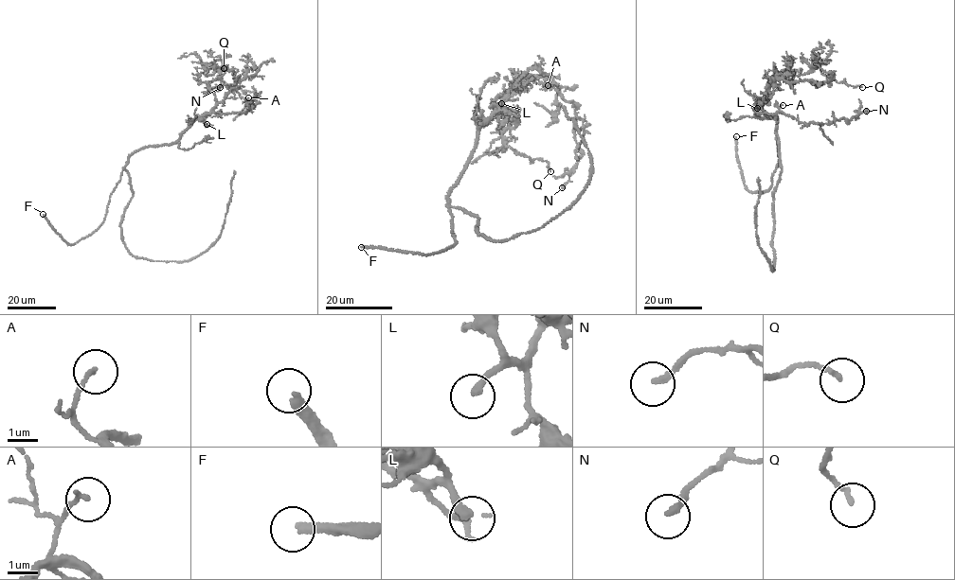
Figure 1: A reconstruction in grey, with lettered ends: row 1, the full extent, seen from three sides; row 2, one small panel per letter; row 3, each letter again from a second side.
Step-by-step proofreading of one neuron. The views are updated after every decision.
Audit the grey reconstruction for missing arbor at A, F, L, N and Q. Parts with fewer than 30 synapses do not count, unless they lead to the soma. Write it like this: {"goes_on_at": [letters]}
{"goes_on_at": ["F", "L"]}

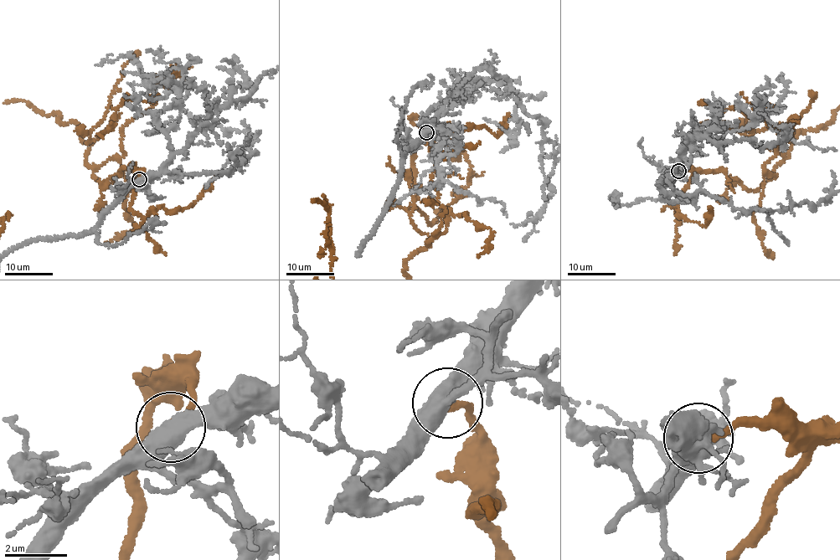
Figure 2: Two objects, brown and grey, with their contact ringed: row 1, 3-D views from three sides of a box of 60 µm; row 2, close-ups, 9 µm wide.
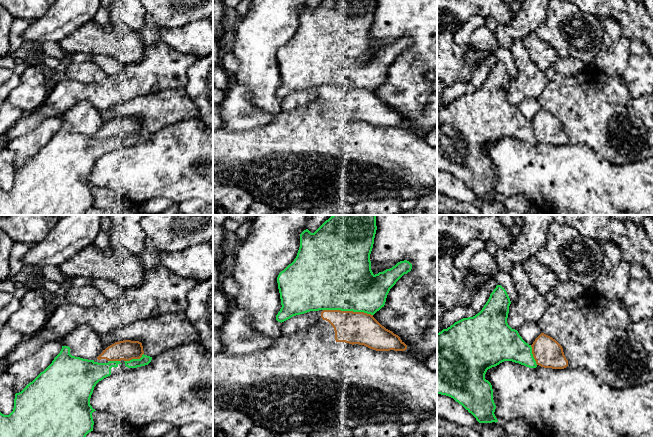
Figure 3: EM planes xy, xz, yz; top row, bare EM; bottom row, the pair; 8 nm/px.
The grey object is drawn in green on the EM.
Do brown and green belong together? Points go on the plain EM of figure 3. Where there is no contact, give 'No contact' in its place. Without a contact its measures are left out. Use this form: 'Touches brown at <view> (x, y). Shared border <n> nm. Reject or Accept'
Touches brown at xz (348, 87). Shared border 400 nm. Reject

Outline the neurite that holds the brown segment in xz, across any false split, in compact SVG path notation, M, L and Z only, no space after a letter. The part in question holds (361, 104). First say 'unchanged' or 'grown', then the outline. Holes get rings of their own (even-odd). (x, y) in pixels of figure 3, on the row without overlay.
grown; M321 86L313 99L322 102L325 117L364 121L376 127L405 127L407 121L364 88Z

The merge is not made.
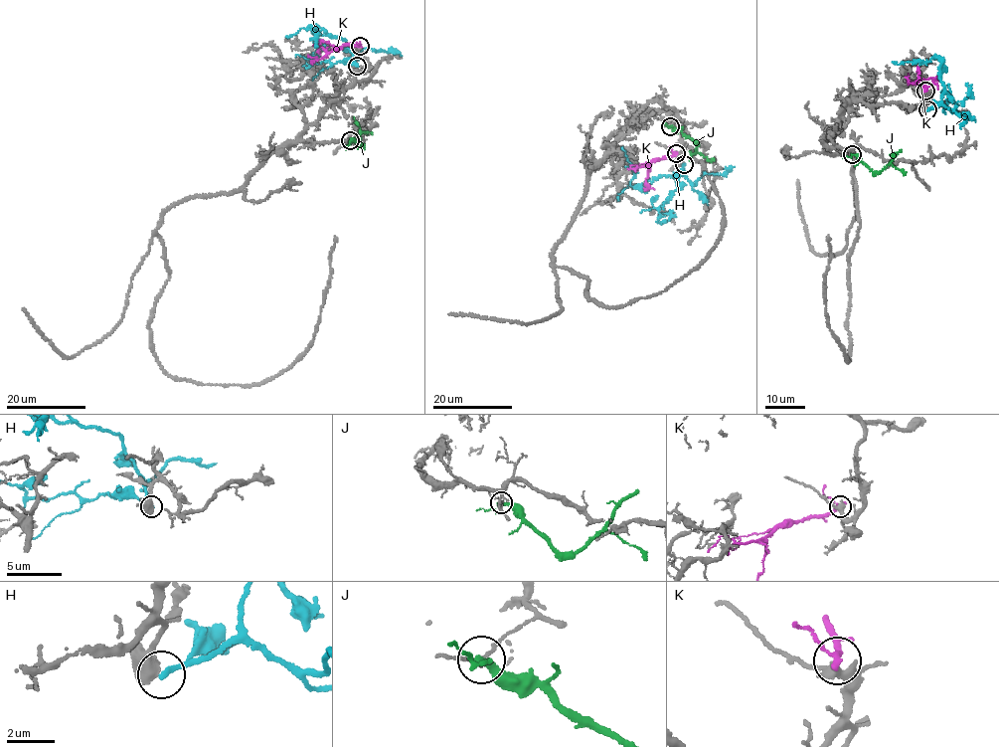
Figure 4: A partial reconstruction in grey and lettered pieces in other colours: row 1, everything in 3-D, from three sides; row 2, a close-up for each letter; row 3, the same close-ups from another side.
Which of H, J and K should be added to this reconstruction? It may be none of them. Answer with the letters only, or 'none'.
none

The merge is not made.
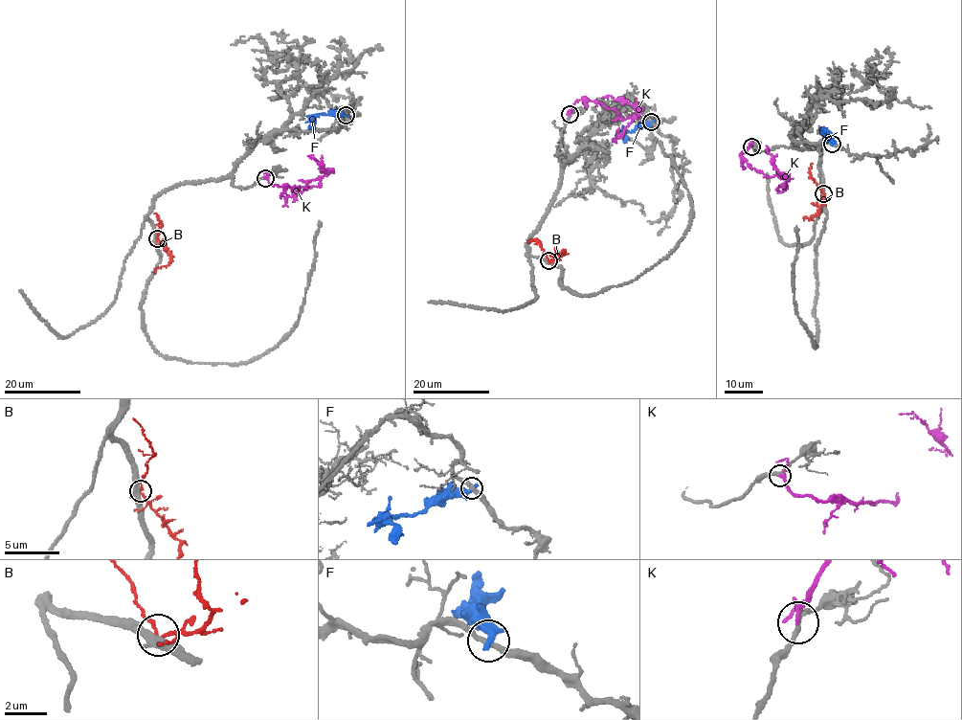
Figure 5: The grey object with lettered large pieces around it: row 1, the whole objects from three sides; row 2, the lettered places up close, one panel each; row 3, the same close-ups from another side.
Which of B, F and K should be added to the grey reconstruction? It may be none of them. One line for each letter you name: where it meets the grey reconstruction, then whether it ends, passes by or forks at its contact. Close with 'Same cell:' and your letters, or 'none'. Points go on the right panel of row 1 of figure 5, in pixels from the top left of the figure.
K: Touches grey at (751, 146). It passes by
Same cell: K

